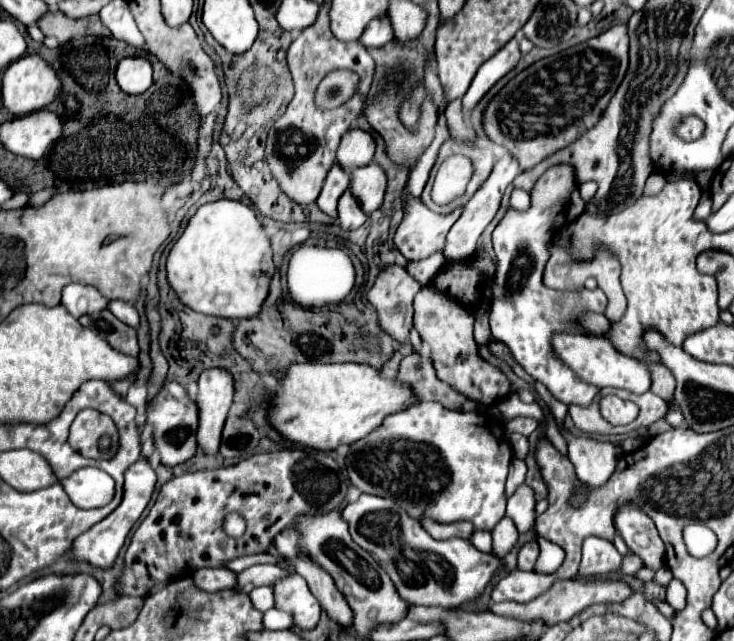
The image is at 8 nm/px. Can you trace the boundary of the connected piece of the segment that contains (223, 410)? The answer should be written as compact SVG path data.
M207 368L199 376L199 432L197 442L205 454L215 454L221 442L221 430L233 402L233 374L225 368Z

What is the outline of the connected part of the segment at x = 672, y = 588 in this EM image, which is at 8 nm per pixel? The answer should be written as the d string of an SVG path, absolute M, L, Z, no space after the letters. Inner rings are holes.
M673 578L673 580L669 582L669 586L667 586L667 602L669 602L675 610L685 608L685 586L683 586L677 578Z

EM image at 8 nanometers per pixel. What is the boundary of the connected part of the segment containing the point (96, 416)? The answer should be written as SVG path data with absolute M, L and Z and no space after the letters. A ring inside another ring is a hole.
M83 410L71 424L69 444L81 456L87 456L87 458L93 458L93 460L109 460L117 452L119 436L117 436L117 428L115 428L115 424L109 416L105 416L103 412L97 412L97 410ZM103 434L109 434L111 440L113 440L113 448L107 454L101 454L97 450L97 440Z

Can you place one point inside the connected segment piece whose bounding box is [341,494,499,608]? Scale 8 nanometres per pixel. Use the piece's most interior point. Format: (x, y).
(426, 572)

